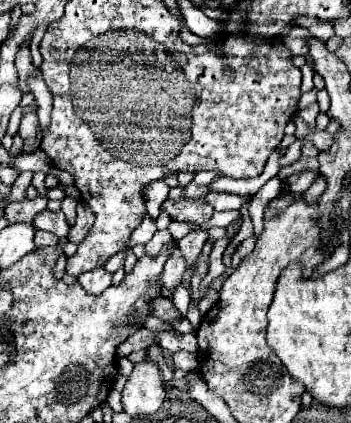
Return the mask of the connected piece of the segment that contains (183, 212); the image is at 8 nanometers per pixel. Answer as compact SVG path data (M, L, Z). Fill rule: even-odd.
M172 187L168 193L168 199L162 205L174 221L188 221L188 223L198 223L198 225L206 223L214 213L212 205L208 205L206 201L186 199L182 195L182 187Z

